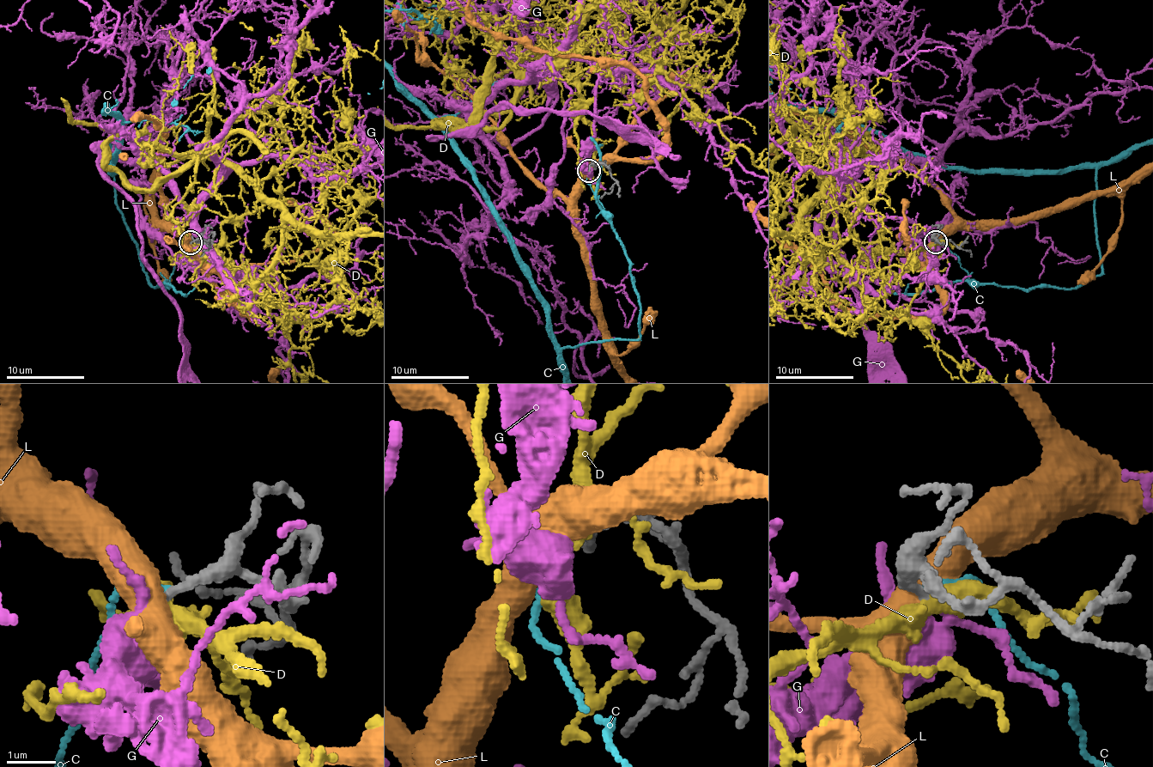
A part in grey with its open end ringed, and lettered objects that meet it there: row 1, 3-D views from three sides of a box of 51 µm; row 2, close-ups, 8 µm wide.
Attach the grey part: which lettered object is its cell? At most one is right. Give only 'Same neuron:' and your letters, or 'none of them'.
Same neuron: G

